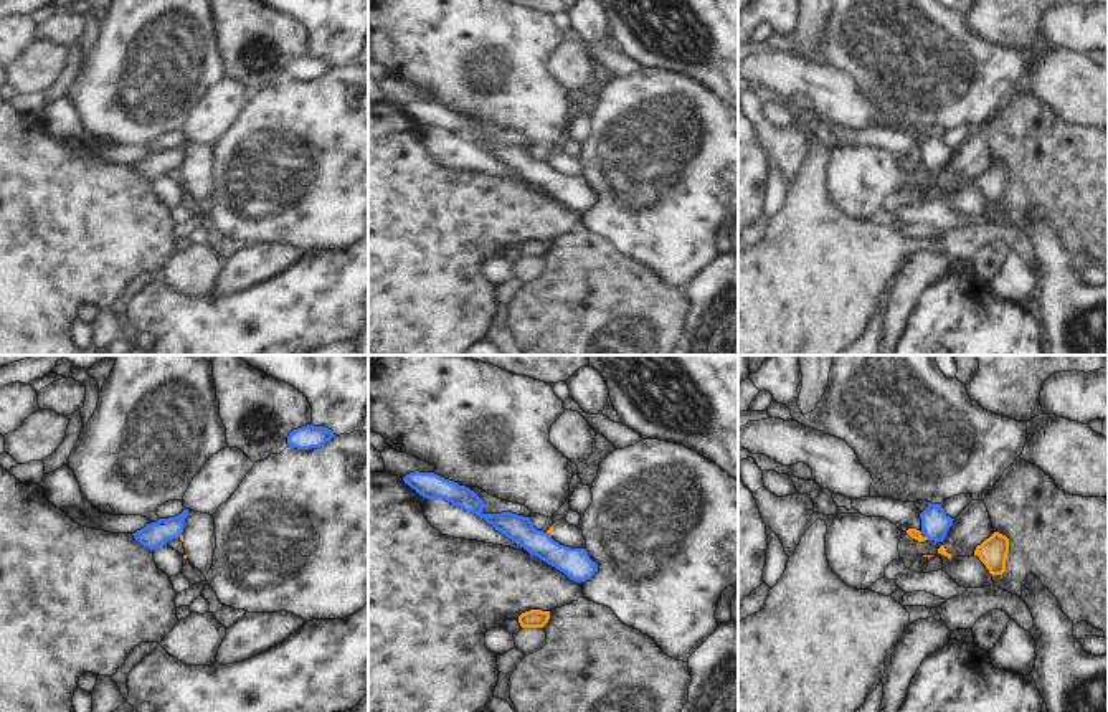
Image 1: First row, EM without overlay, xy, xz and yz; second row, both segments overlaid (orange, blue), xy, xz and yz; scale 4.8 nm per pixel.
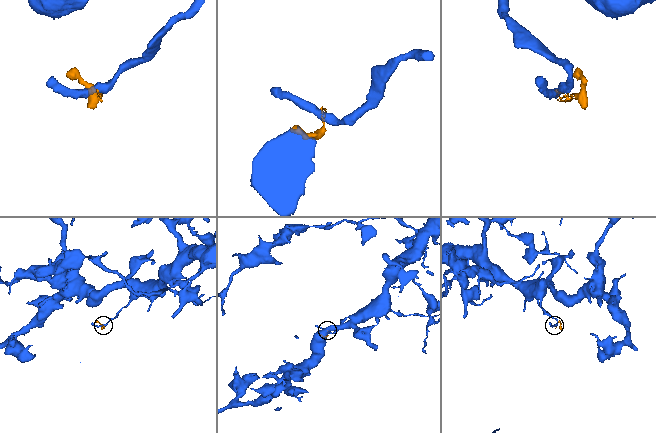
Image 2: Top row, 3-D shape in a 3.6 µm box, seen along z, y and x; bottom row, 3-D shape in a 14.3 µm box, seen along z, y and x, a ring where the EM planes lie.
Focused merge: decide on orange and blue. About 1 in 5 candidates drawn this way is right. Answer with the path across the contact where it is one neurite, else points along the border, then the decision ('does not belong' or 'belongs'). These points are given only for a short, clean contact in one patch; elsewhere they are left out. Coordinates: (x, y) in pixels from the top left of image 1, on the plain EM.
border xz (547, 161), (550, 166); does not belong

